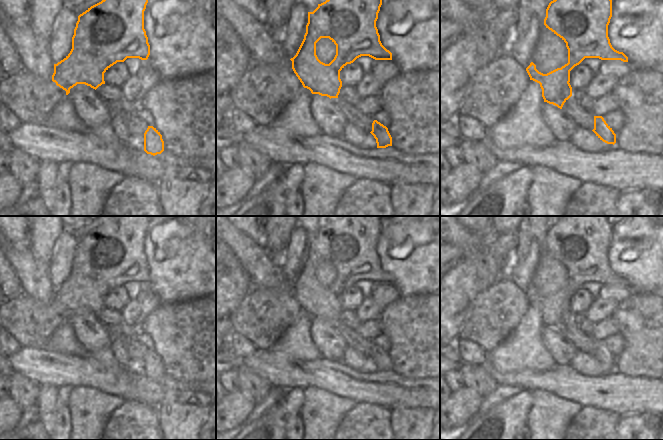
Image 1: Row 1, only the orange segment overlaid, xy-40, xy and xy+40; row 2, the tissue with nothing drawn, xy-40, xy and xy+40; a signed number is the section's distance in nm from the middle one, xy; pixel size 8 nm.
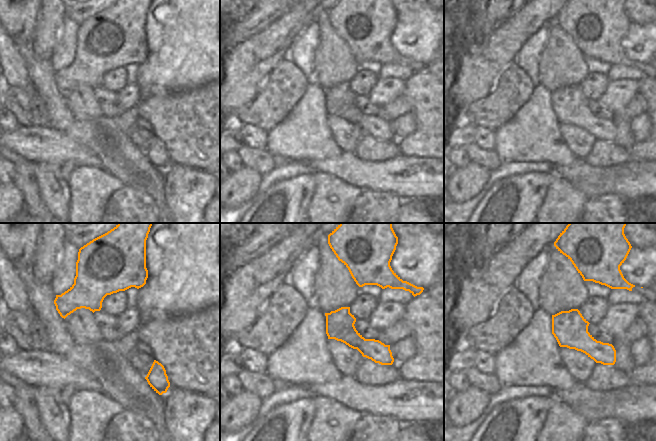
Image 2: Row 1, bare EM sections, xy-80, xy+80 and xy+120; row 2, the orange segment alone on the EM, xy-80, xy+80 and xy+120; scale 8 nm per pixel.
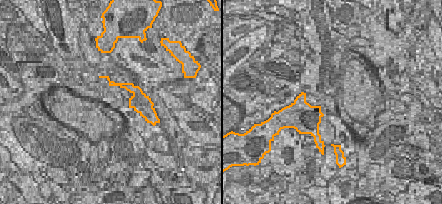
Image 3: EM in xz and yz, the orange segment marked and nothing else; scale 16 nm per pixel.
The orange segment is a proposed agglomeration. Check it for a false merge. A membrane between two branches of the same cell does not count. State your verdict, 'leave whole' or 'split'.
split

